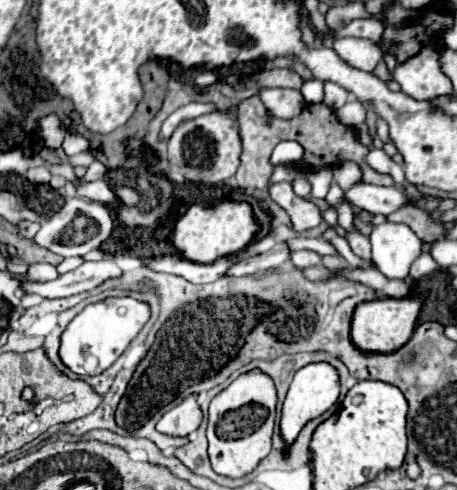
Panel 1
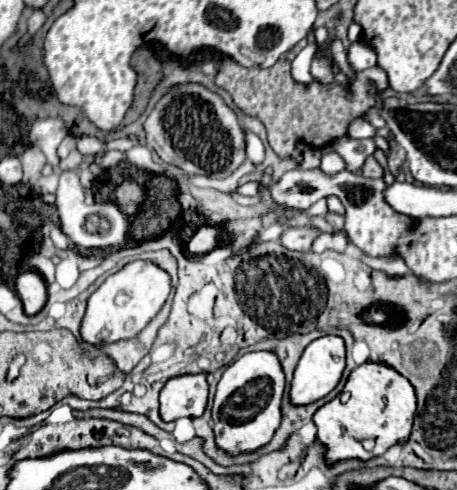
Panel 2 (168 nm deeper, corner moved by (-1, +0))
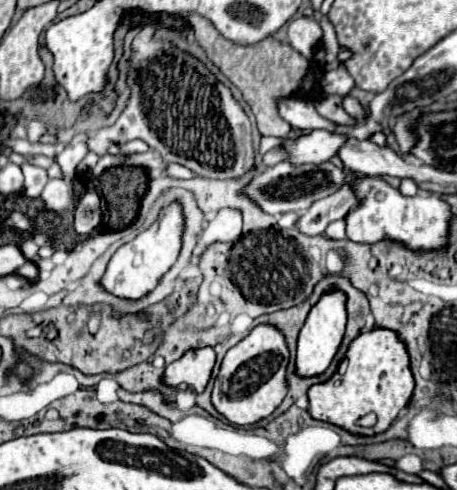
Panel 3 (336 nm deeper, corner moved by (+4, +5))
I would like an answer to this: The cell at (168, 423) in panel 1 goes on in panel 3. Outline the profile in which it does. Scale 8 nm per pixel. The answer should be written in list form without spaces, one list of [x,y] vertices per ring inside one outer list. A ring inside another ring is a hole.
[[[203,347],[199,351],[187,351],[181,359],[169,363],[163,373],[163,385],[171,389],[179,389],[187,385],[195,393],[203,393],[209,383],[211,369],[215,365],[213,347]]]

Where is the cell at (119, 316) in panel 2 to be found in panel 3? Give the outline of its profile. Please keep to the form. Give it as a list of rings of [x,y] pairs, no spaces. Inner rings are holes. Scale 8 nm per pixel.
[[[171,205],[169,209],[161,211],[157,223],[153,223],[147,231],[139,233],[131,243],[125,243],[115,251],[115,255],[107,265],[105,275],[101,277],[101,287],[115,297],[125,297],[133,301],[149,295],[161,283],[161,277],[177,261],[181,249],[181,231],[183,231],[181,209],[177,205]]]

